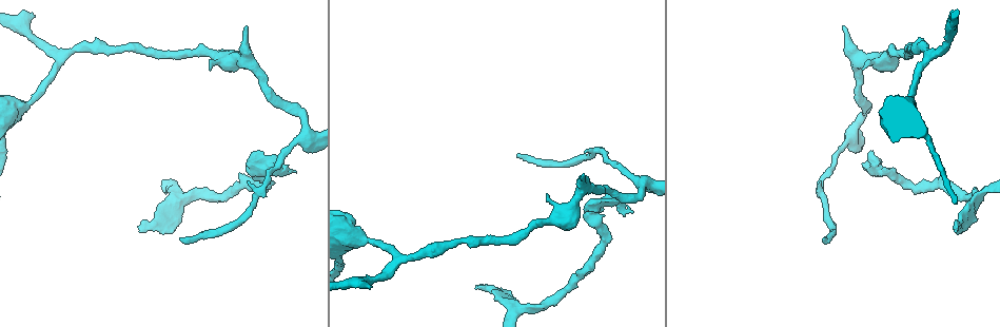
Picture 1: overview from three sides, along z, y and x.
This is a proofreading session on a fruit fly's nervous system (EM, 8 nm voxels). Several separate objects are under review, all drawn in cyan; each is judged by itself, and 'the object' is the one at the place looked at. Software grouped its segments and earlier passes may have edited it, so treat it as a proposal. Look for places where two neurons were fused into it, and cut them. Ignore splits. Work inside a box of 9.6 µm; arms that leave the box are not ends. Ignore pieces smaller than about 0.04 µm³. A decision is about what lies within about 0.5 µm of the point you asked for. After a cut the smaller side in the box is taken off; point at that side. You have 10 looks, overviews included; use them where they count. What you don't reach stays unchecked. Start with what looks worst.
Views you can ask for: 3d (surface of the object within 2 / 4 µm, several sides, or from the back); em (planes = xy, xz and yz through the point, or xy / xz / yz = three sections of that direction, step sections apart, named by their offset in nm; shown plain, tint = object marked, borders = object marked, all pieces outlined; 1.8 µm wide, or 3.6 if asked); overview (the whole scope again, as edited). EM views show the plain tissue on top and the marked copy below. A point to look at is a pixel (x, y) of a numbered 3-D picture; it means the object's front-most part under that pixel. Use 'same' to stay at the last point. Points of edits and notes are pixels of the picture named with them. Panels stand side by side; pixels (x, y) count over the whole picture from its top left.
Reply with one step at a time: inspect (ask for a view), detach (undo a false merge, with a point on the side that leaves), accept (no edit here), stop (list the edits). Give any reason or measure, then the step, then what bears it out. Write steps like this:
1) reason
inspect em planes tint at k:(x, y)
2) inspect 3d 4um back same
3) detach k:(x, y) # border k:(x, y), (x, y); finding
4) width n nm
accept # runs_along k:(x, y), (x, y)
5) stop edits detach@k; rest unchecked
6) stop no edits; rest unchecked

a fork
inspect 3d 2um at 1:(183, 199)

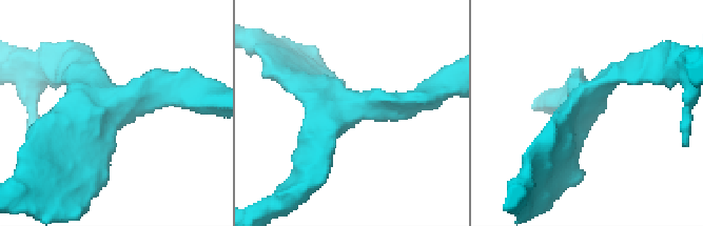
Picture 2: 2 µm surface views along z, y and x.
inspect em xz step 16 tint at 2:(584, 105)

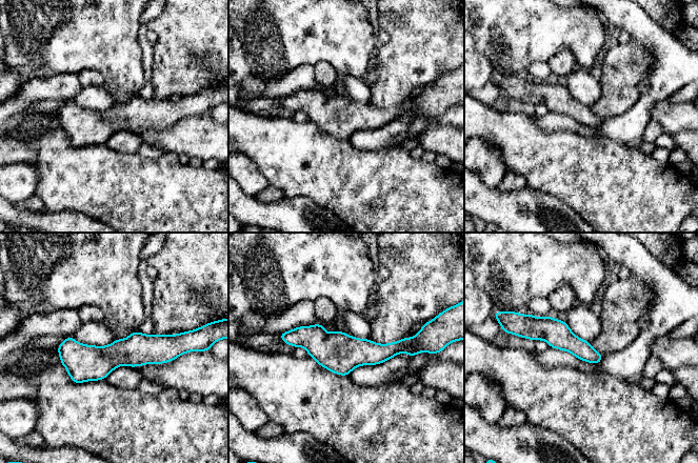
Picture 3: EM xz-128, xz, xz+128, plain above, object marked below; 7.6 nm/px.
width 150 nm
accept # runs_along 3:(285, 335), (328, 350), (410, 345); all the same neuron

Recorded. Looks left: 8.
sudden change in width
inspect em 3.6um planes tint at 1:(358, 239)

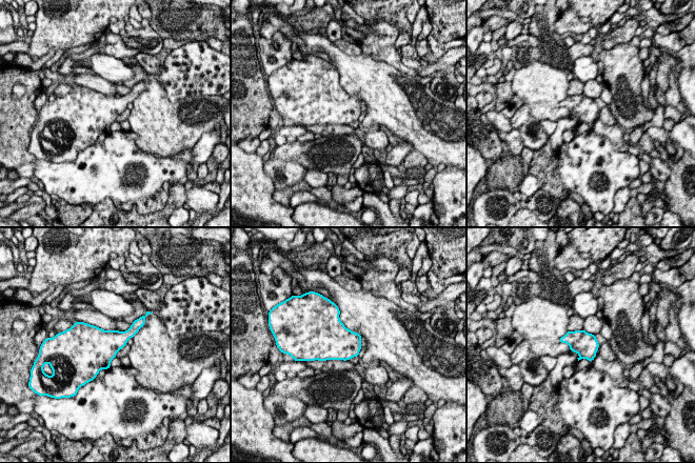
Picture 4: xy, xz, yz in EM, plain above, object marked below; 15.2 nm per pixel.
accept # continuous, no second neuron

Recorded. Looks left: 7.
abrupt turn
inspect 3d 2um at 1:(633, 199)

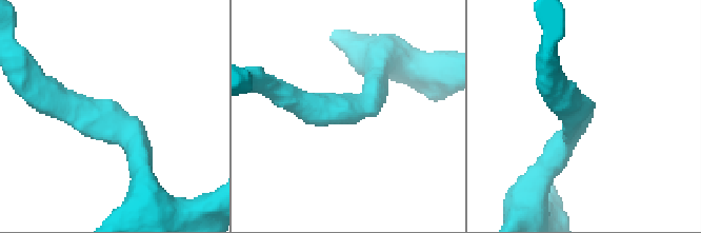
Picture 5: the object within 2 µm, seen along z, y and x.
arm_widths 200, 280 nm; now the EM
inspect em 3.6um xy step 8 tint at 5:(117, 119)

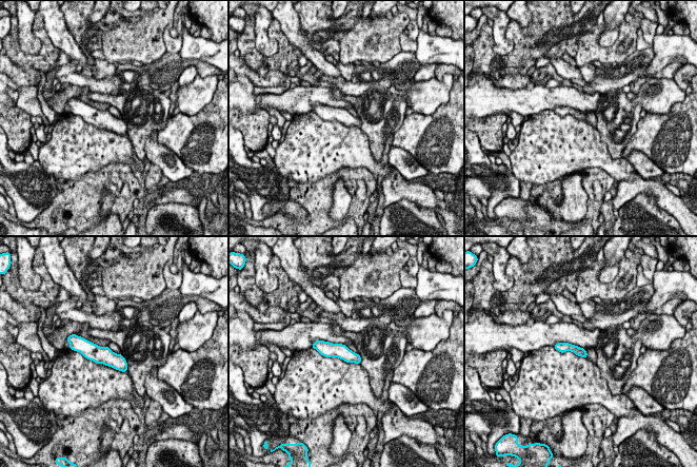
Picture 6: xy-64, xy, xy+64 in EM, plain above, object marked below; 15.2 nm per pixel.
cut it another way
inspect em 3.6um planes borders same

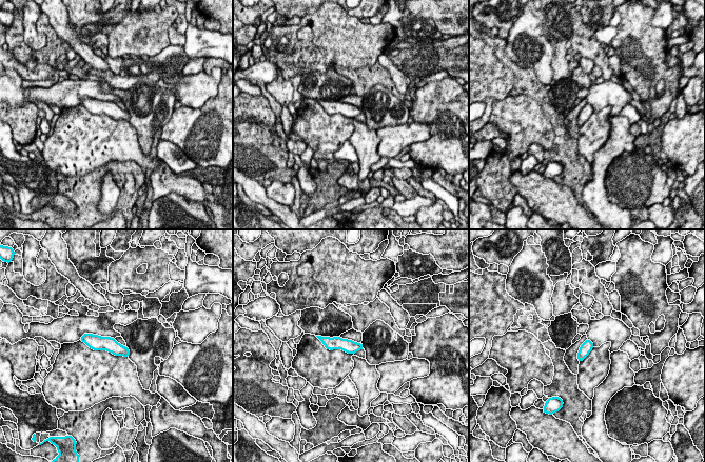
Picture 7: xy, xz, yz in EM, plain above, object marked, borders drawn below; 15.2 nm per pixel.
accept # runs_along 7:(86, 338), (126, 353); one neuron here

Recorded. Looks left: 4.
sharp bend
inspect 3d 2um at 1:(246, 60)

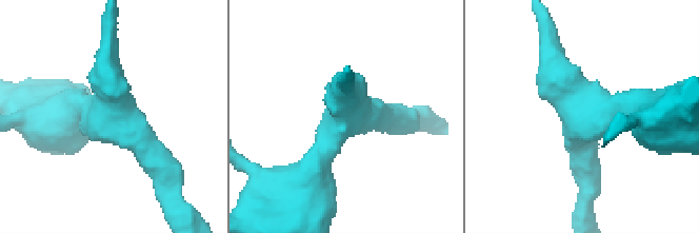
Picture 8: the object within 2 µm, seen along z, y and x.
inspect em planes tint at 8:(581, 117)

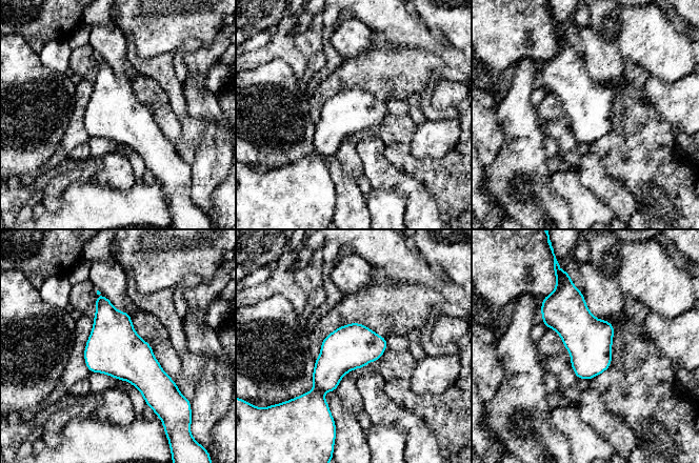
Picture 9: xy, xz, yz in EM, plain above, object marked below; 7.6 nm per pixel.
accept # one neuron here

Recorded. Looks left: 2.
stop no edits; rest unchecked

